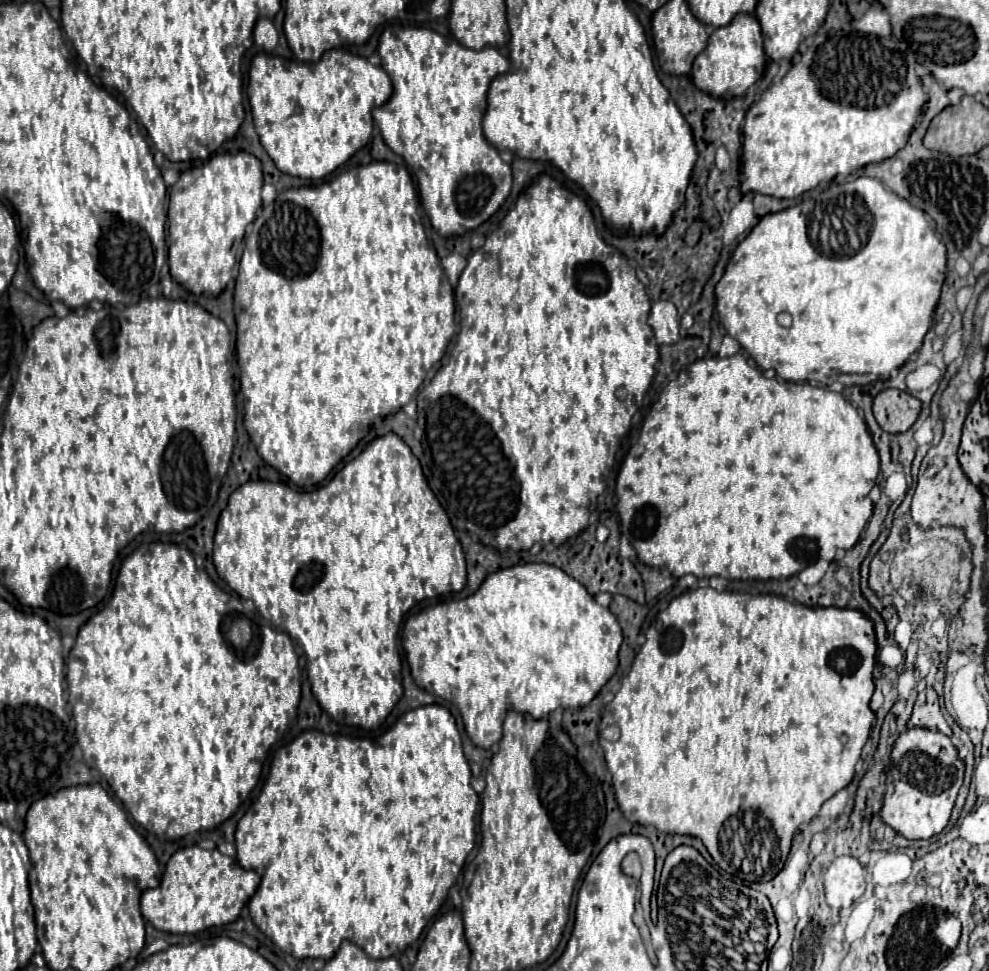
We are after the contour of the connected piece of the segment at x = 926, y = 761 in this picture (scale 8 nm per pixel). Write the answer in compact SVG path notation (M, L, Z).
M920 727L906 729L900 733L900 737L892 747L880 817L886 825L890 825L896 833L900 833L906 839L930 839L932 835L938 835L948 825L962 779L964 779L964 763L958 759L958 751L952 745L950 737L942 735L940 731L930 731Z

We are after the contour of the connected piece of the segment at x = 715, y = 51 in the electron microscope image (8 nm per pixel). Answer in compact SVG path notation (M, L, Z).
M738 13L728 25L718 27L708 37L708 45L694 59L692 81L694 85L714 97L742 97L746 89L762 75L766 55L762 47L760 23L754 15Z

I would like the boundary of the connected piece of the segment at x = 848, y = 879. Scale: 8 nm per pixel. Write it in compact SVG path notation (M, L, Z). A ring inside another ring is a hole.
M836 857L824 873L824 893L832 909L850 907L862 897L866 869L854 857Z

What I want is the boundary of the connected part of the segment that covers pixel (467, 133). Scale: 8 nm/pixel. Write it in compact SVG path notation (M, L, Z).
M388 25L382 33L380 33L380 39L378 39L378 53L380 53L380 59L382 59L382 69L390 75L392 79L392 95L390 99L376 107L372 111L372 117L374 117L374 123L380 127L380 133L386 141L386 145L400 157L404 157L404 161L410 165L410 171L416 175L416 181L418 181L418 191L420 191L420 199L422 199L422 205L434 225L434 229L442 235L442 237L456 237L456 235L464 235L466 231L472 231L476 229L480 223L484 223L490 215L496 213L496 209L504 203L504 199L508 197L510 193L510 185L512 185L512 171L510 171L510 165L504 163L500 159L500 153L494 145L488 143L488 139L484 137L482 133L482 115L486 111L486 91L492 83L492 79L500 73L506 73L508 67L510 67L510 61L496 49L496 47L484 47L480 51L474 51L474 49L468 49L464 47L462 43L458 43L456 39L450 39L450 37L442 37L440 33L432 31L432 29L424 29L424 27L400 27L400 25Z

